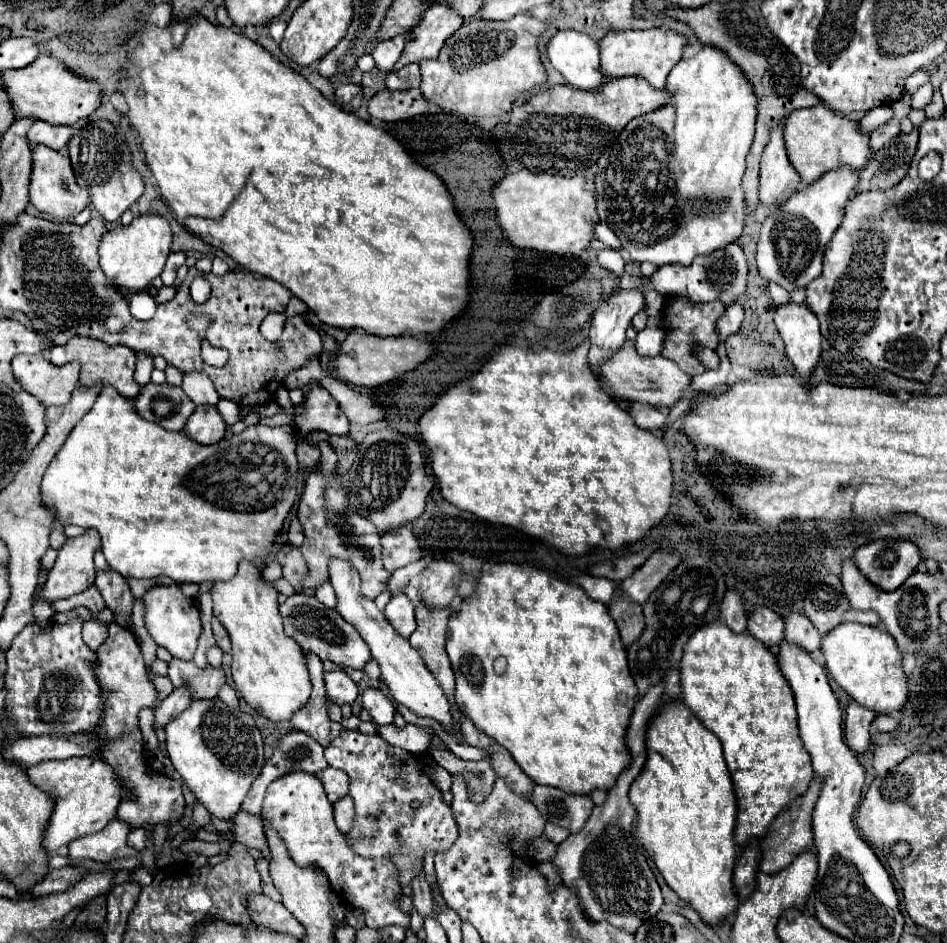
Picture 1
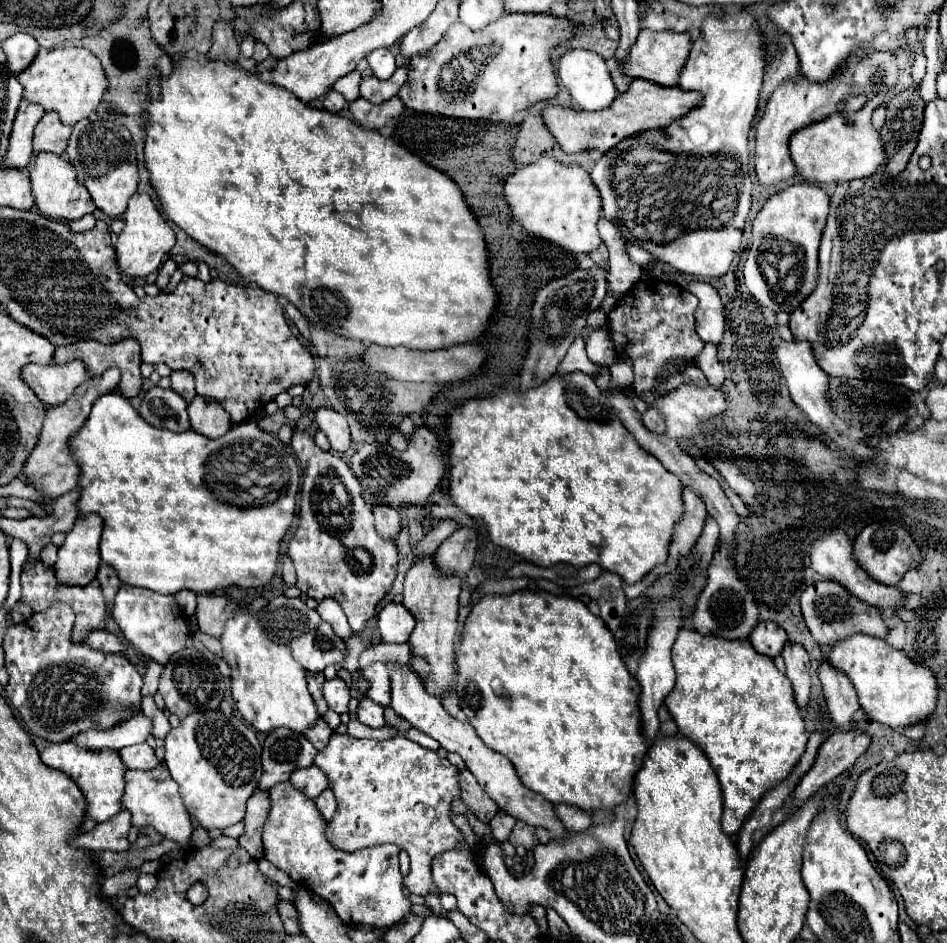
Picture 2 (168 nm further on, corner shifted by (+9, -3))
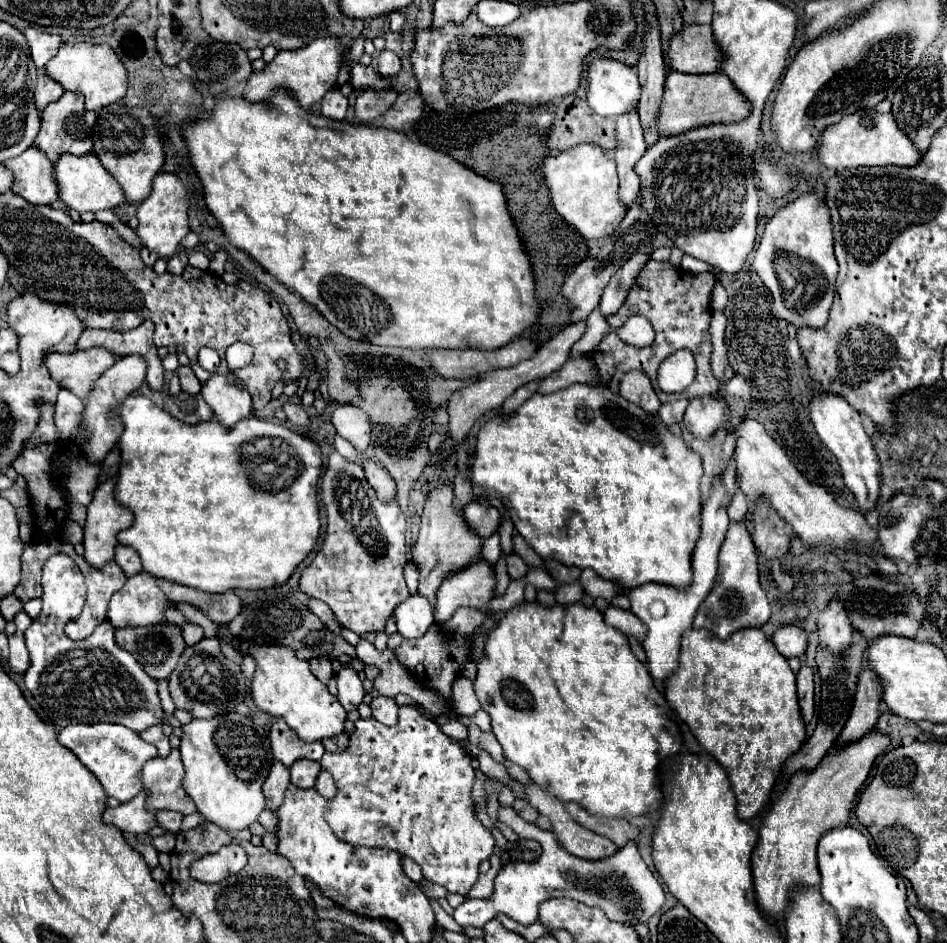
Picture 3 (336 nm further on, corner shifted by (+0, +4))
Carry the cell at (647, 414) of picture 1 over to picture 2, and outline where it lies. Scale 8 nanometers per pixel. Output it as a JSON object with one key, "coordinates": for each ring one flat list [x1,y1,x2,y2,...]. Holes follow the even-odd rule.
{"coordinates":[[647,409,647,411,641,415,641,419,643,419,643,425,645,425,649,431,653,431,653,433,663,433,665,423,663,423,663,419,659,419,659,413,657,413,655,409]]}

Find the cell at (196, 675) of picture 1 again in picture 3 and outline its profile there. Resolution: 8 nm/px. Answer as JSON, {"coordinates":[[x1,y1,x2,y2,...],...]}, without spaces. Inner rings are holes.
{"coordinates":[[204,638,196,646,188,646,184,656,180,656,176,670,170,676,170,696,176,708,188,710,194,718,214,718,218,714,228,714,246,698,246,678,240,666,230,662,216,638]]}

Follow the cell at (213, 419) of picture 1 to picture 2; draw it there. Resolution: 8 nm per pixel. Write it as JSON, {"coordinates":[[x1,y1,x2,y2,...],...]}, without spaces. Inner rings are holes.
{"coordinates":[[197,395,189,403,187,413,189,413,191,429,209,439,219,439,231,427,231,421,227,419,223,407,219,407,219,403,211,403,211,399,203,399,201,395]]}

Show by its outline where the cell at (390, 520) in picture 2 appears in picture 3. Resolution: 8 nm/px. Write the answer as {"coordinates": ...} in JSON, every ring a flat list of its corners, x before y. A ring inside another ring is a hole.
{"coordinates":[[364,460,364,476,368,480,368,484,372,486,372,490,380,496,380,500,394,500,396,498,396,484,390,478,390,474,376,466,372,460]]}

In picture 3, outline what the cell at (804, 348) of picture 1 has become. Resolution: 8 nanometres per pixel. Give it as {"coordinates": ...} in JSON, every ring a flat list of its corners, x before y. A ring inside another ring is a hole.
{"coordinates":[[812,394,810,416,812,416,812,424,814,424,820,440,838,458,844,482,846,482,848,490,854,494,854,498,856,498,858,512,862,516,868,516,870,512,876,510,876,502,878,502,878,496,880,496,882,472,880,472,880,462,878,462,876,450,872,446,872,440,868,438,868,434,862,428,860,414,856,414,856,410,852,410,850,404,842,396]]}

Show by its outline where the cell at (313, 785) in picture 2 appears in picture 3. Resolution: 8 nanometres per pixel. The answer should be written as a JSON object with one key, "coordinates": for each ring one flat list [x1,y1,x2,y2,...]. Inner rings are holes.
{"coordinates":[[296,760,292,764,292,770,290,770,290,776,292,776,290,780,292,780,292,784,296,784,300,788,312,788,318,772,320,772,320,764,318,762]]}

